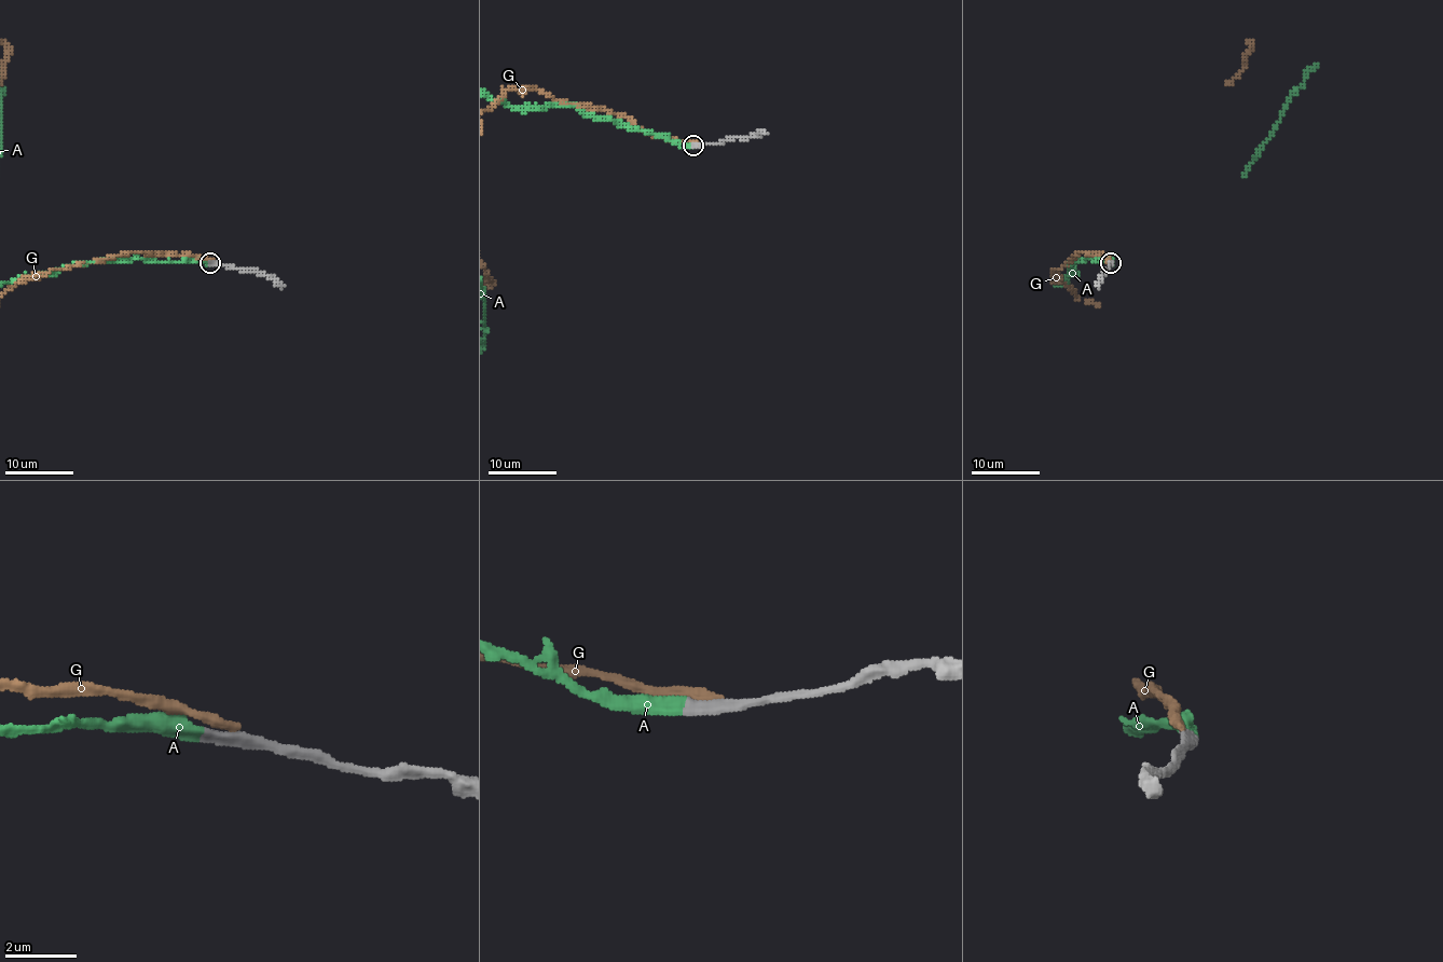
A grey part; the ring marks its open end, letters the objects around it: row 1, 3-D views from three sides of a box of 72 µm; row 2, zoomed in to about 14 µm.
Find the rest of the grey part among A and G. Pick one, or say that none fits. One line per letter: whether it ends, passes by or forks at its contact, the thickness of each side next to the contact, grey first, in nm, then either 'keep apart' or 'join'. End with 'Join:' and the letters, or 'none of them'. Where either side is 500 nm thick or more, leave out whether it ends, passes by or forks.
A: it ends | 280/420 nm | join
G: it ends | 360/320 nm | keep apart
Join: A

